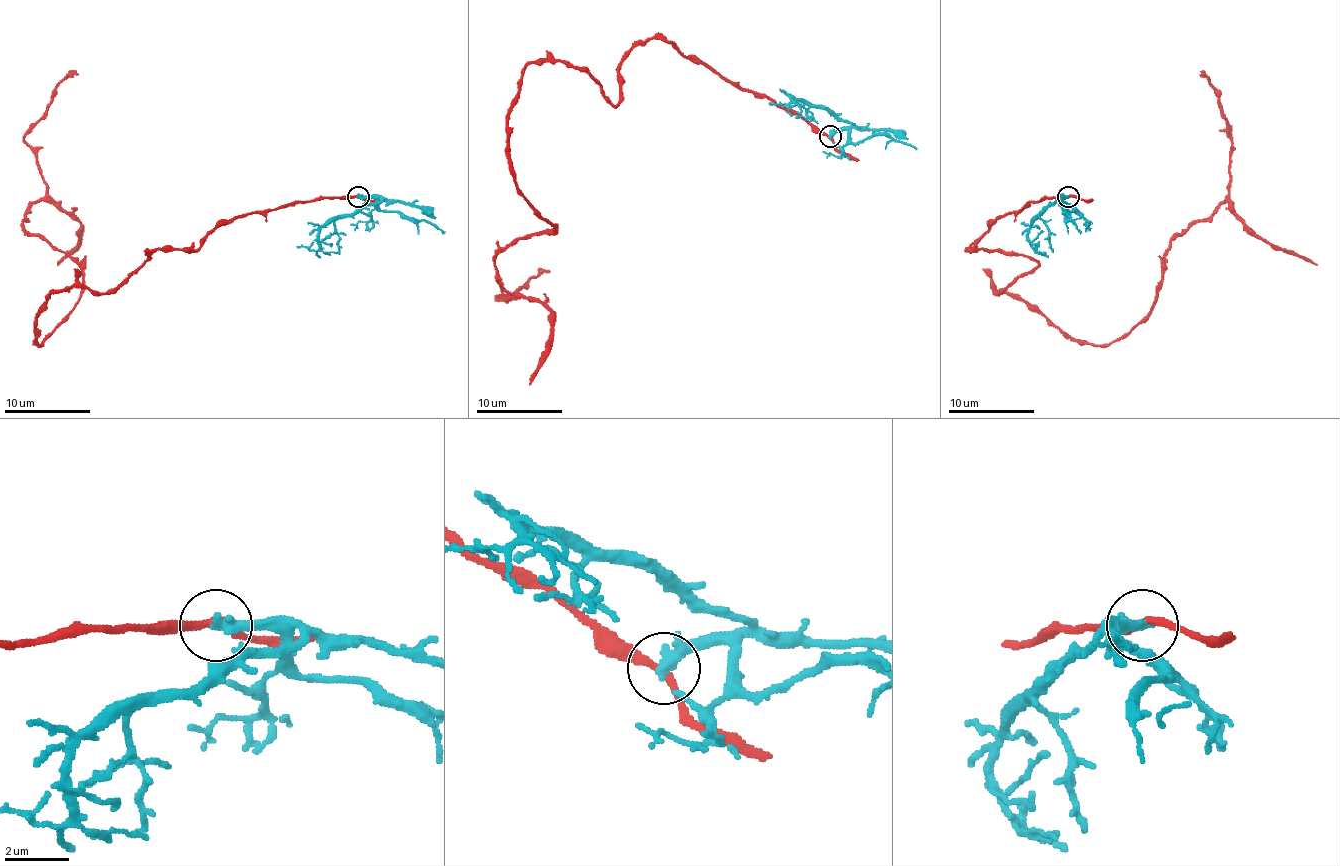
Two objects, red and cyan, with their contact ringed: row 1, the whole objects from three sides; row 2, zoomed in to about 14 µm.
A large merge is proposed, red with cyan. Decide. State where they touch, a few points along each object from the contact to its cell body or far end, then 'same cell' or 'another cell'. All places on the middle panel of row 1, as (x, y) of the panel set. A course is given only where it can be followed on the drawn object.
place (830, 136); course red (829, 136), (669, 40), (615, 105), (531, 62), (512, 177), (555, 229), (496, 257), (496, 300), (548, 270); course cyan (829, 136), (851, 125), (838, 120), (827, 110), (808, 107), (790, 97), (812, 114); another cell

